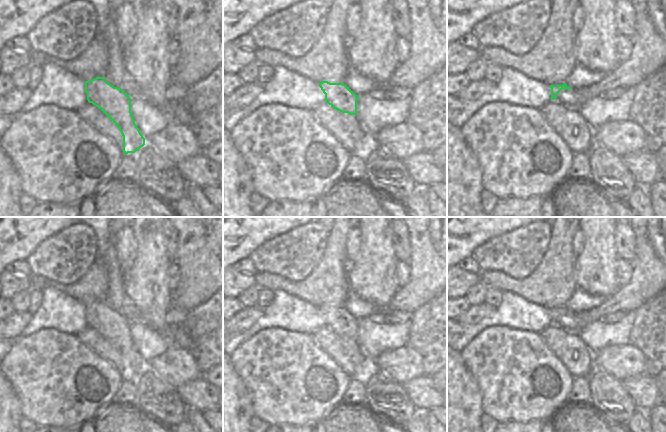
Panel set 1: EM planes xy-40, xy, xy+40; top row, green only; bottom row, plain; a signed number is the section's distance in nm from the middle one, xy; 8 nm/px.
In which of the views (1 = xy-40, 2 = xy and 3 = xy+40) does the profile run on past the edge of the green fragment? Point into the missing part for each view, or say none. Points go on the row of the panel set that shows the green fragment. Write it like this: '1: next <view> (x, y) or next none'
1: next none
2: next none
3: next none

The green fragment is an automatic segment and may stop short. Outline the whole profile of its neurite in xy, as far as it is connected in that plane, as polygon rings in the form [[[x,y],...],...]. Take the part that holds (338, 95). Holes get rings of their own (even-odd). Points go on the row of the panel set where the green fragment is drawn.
[[[322,81],[319,86],[325,94],[325,101],[334,109],[357,115],[357,100],[359,98],[347,85],[344,83],[330,83]]]

